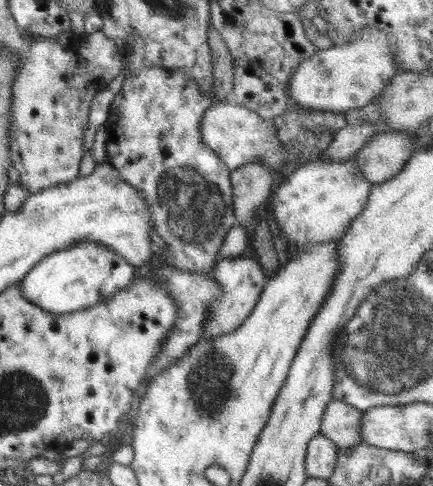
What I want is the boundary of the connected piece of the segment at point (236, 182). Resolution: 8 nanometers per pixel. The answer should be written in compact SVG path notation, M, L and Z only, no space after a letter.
M244 164L242 168L229 172L232 190L235 227L246 228L252 215L255 215L260 205L270 196L272 184L271 171L264 164Z

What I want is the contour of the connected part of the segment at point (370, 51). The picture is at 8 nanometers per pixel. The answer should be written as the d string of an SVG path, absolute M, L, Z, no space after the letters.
M364 27L358 31L348 44L343 46L332 46L328 49L317 50L310 58L303 60L294 74L289 78L287 84L287 95L290 101L293 100L300 108L313 108L324 111L348 111L350 108L366 106L374 100L384 90L390 79L402 73L403 70L395 64L393 50L391 50L390 35Z

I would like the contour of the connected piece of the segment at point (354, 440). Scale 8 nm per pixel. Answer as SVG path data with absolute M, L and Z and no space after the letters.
M333 399L326 408L320 433L348 452L351 447L364 444L360 435L362 416L364 412L354 406Z

